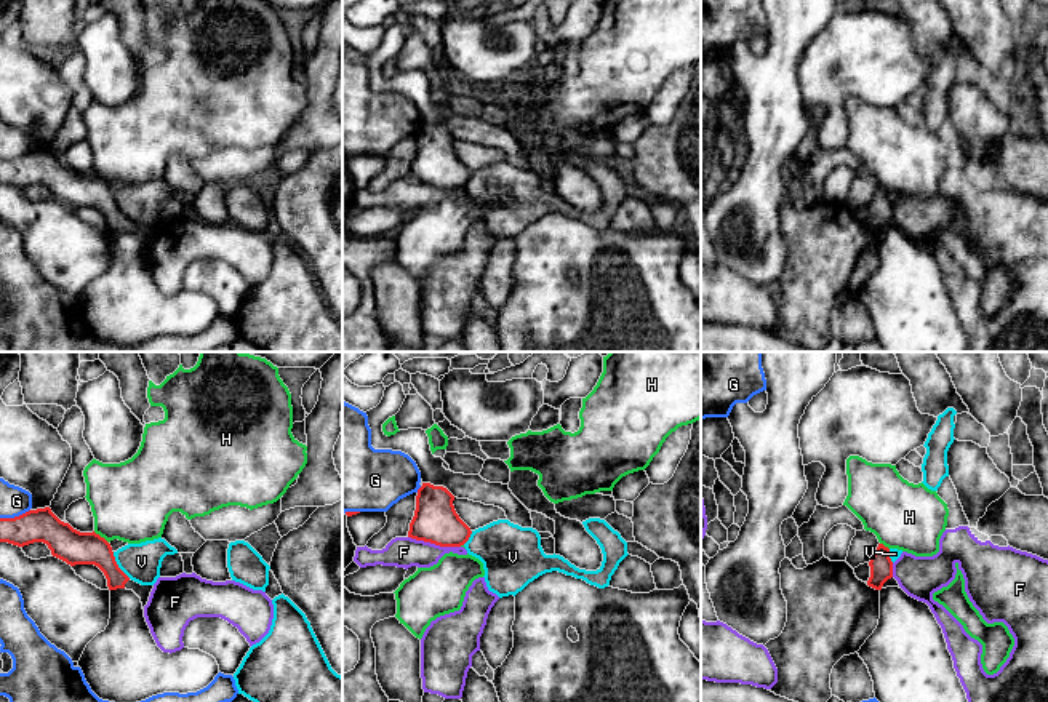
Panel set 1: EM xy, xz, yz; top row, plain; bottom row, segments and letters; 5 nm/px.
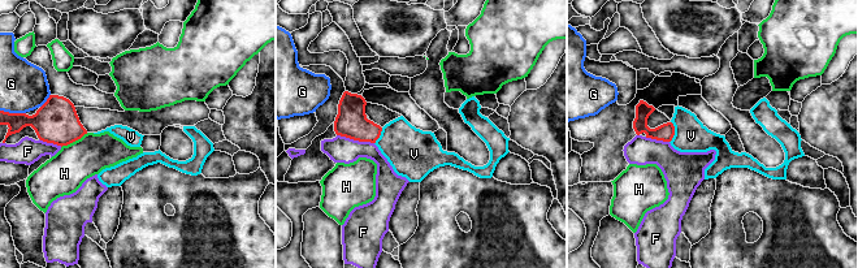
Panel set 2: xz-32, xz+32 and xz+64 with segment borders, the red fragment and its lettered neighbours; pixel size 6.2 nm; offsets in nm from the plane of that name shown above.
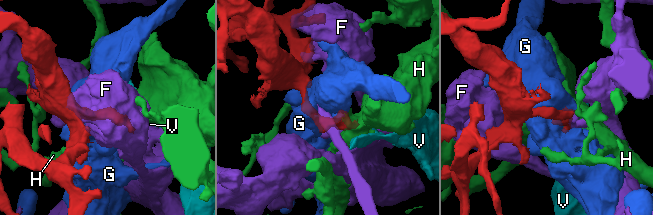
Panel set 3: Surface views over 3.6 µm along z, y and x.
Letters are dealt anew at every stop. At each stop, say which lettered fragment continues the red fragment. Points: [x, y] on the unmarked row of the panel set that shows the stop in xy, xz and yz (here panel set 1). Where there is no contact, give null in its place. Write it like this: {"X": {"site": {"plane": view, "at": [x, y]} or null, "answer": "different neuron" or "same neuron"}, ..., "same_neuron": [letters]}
{"F": {"site": {"plane": "xz", "at": [434, 184]}, "answer": "different neuron"}, "G": {"site": {"plane": "xy", "at": [15, 159]}, "answer": "different neuron"}, "H": {"site": {"plane": "xy", "at": [100, 178]}, "answer": "different neuron"}, "V": {"site": {"plane": "xy", "at": [117, 207]}, "answer": "different neuron"}, "same_neuron": []}

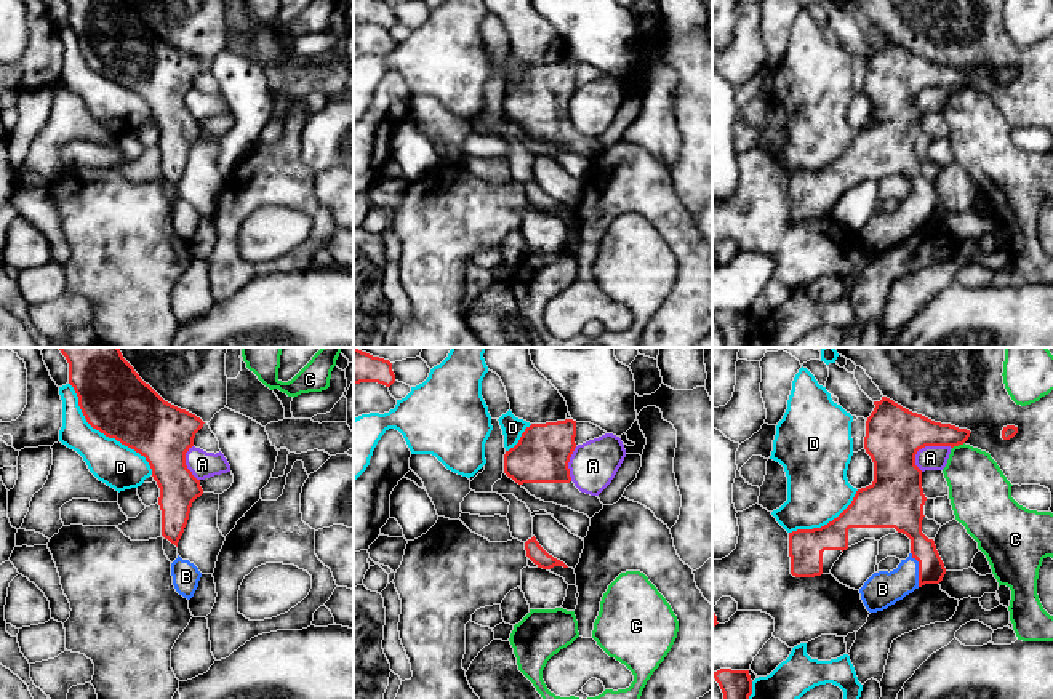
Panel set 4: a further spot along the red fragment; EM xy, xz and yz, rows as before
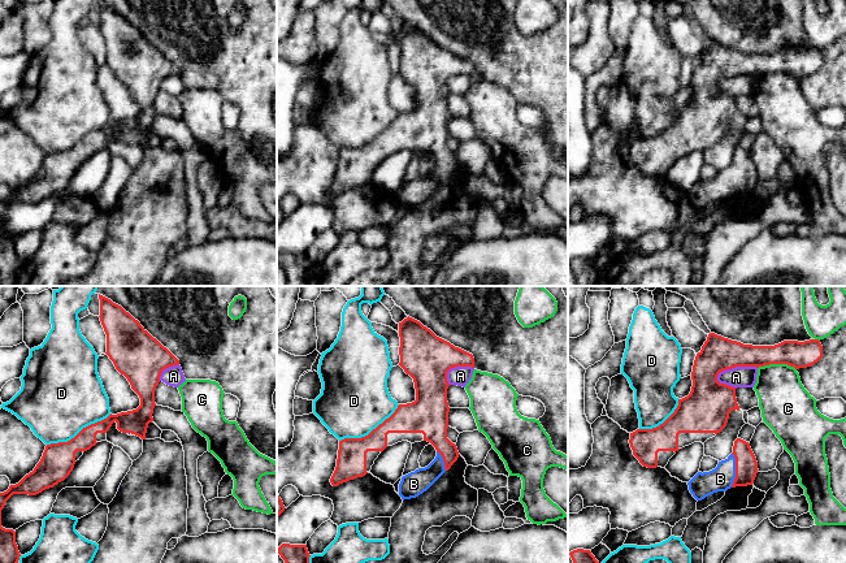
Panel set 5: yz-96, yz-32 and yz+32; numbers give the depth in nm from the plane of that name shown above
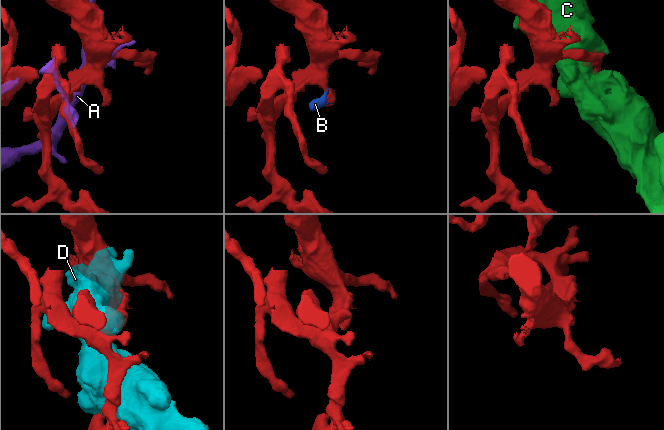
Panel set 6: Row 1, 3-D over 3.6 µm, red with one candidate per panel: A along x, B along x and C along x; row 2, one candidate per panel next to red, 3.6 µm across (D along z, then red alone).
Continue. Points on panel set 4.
{"A": {"site": {"plane": "yz", "at": [927, 87]}, "answer": "different neuron"}, "B": {"site": {"plane": "yz", "at": [919, 211]}, "answer": "same neuron"}, "C": {"site": {"plane": "yz", "at": [957, 87]}, "answer": "different neuron"}, "D": {"site": {"plane": "xy", "at": [104, 75]}, "answer": "different neuron"}, "same_neuron": ["B"]}

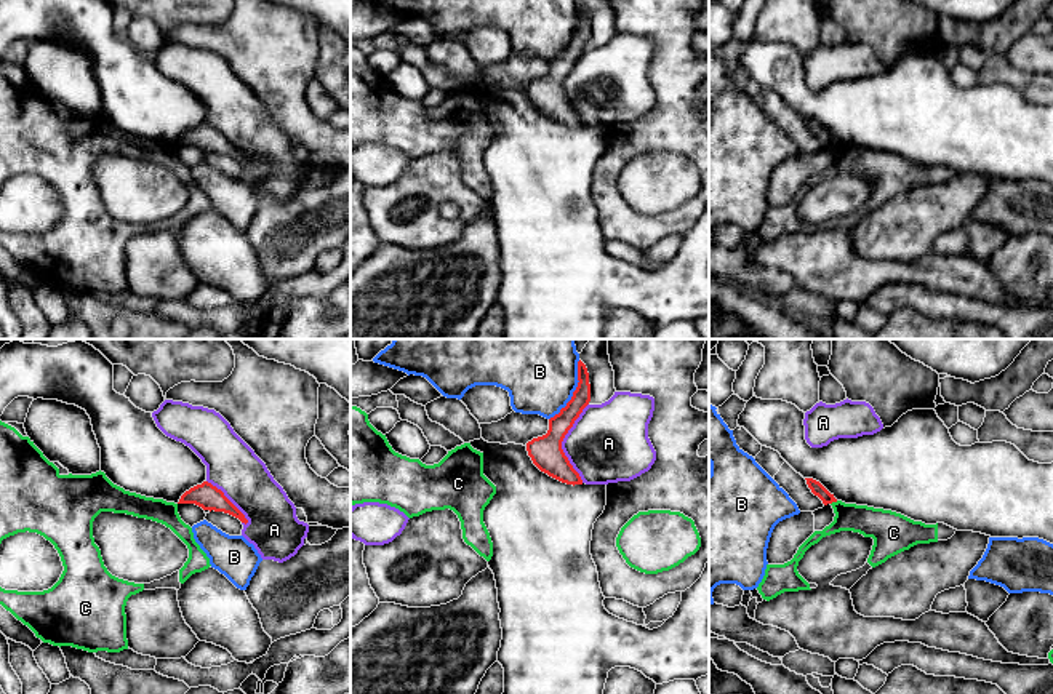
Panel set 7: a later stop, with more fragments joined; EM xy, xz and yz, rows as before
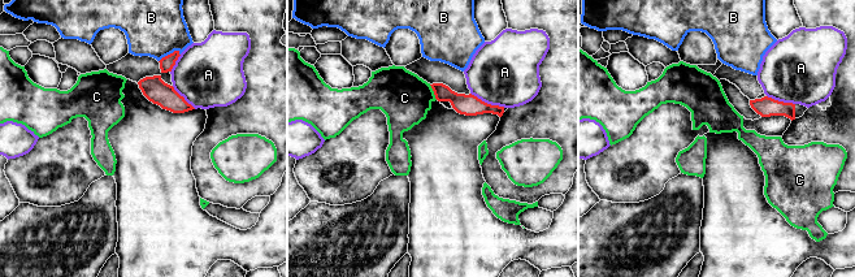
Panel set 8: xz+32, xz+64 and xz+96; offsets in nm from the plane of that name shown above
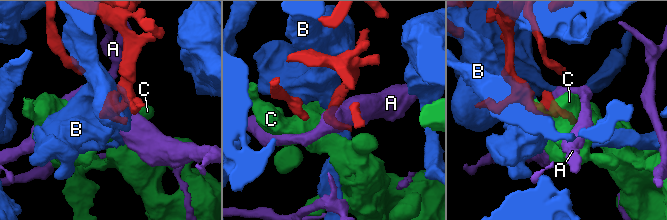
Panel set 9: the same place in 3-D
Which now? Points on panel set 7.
{"A": {"site": {"plane": "xz", "at": [560, 85]}, "answer": "different neuron"}, "B": {"site": {"plane": "xz", "at": [575, 32]}, "answer": "different neuron"}, "C": {"site": {"plane": "yz", "at": [834, 143]}, "answer": "different neuron"}, "same_neuron": []}

